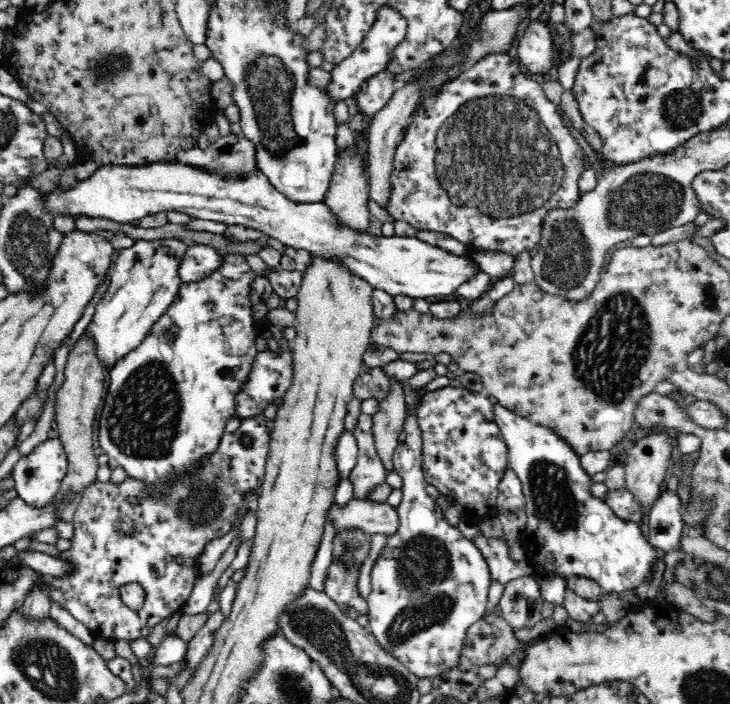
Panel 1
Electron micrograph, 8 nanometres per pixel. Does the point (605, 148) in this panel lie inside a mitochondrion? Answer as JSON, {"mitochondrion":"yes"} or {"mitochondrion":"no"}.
{"mitochondrion":"no"}

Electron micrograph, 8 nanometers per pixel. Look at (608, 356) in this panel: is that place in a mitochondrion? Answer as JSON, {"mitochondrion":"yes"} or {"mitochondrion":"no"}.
{"mitochondrion":"yes"}

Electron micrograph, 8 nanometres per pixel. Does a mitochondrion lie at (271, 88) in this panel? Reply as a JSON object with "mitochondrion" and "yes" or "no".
{"mitochondrion":"yes"}

